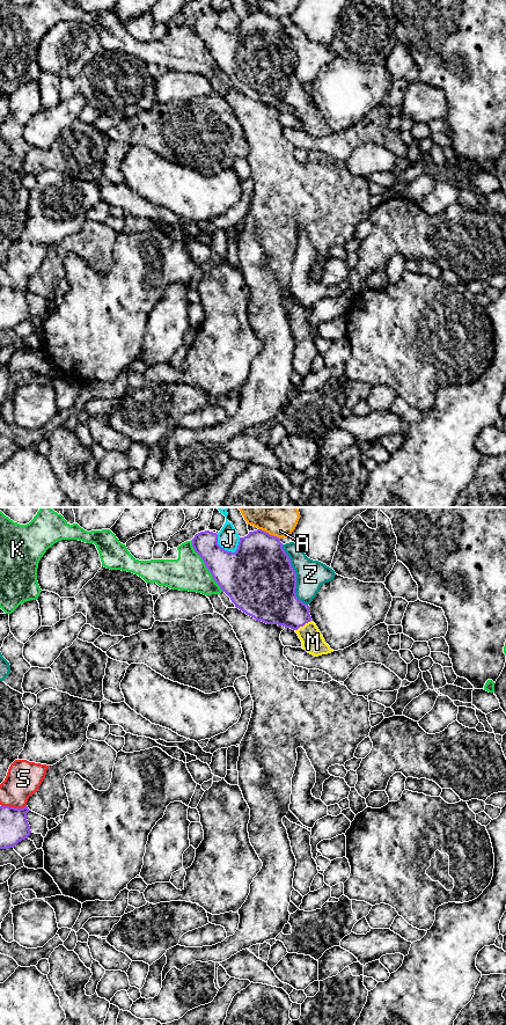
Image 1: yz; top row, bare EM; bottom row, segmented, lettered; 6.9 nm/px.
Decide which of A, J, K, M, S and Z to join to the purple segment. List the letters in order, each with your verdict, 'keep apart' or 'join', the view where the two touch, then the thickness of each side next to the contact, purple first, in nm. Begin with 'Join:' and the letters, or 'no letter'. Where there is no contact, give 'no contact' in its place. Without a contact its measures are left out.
Join: M
A: keep apart | yz | 420/130 nm
J: keep apart | yz | 380/150 nm
K: keep apart | yz | 320/260 nm
M: join | yz | 300/160 nm
S: keep apart | yz | 200/240 nm
Z: keep apart | yz | 480/200 nm

